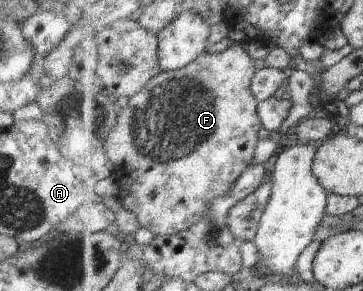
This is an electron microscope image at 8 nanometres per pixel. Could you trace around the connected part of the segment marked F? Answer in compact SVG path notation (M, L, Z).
M245 47L243 49L226 49L222 53L212 55L205 53L198 60L192 61L190 65L184 67L184 69L160 73L150 81L144 91L122 102L119 109L120 115L116 115L116 127L113 127L110 135L106 137L104 147L108 159L116 166L114 179L109 184L109 191L116 205L134 212L140 226L146 228L155 236L181 233L201 221L202 217L209 213L208 205L210 205L210 201L230 193L233 184L236 183L246 169L252 166L252 161L254 161L254 151L256 151L256 145L258 145L258 131L263 128L257 109L259 103L257 98L254 97L252 89L254 75L257 72L256 61L250 57L250 53Z

